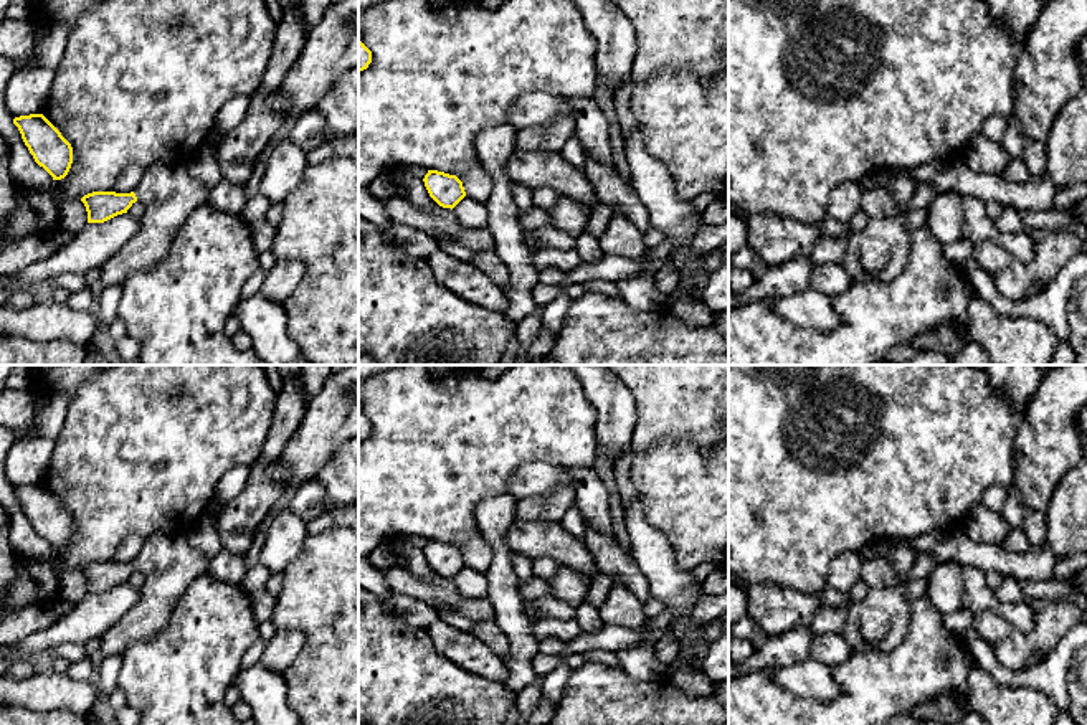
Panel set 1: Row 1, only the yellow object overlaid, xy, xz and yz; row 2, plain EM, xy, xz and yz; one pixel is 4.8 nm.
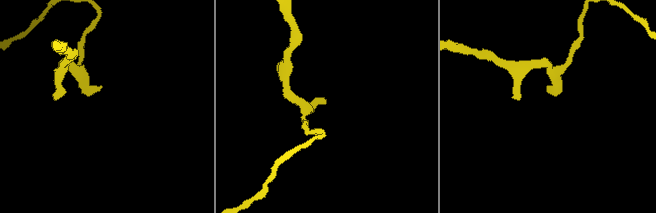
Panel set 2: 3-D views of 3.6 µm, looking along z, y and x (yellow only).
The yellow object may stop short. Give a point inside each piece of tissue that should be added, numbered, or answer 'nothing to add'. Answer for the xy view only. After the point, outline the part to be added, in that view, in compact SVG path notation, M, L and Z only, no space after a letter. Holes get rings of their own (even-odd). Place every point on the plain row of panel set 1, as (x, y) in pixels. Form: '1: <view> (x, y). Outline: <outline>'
1: xy (169, 563). Outline: M154 533L134 560L145 576L139 601L101 637L99 652L122 654L131 644L154 639L190 583L208 571L210 558L195 550L185 535Z

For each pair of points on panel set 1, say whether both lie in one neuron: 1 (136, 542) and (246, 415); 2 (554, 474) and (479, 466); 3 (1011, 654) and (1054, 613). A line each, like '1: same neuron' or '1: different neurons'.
1: different neurons
2: different neurons
3: same neuron

